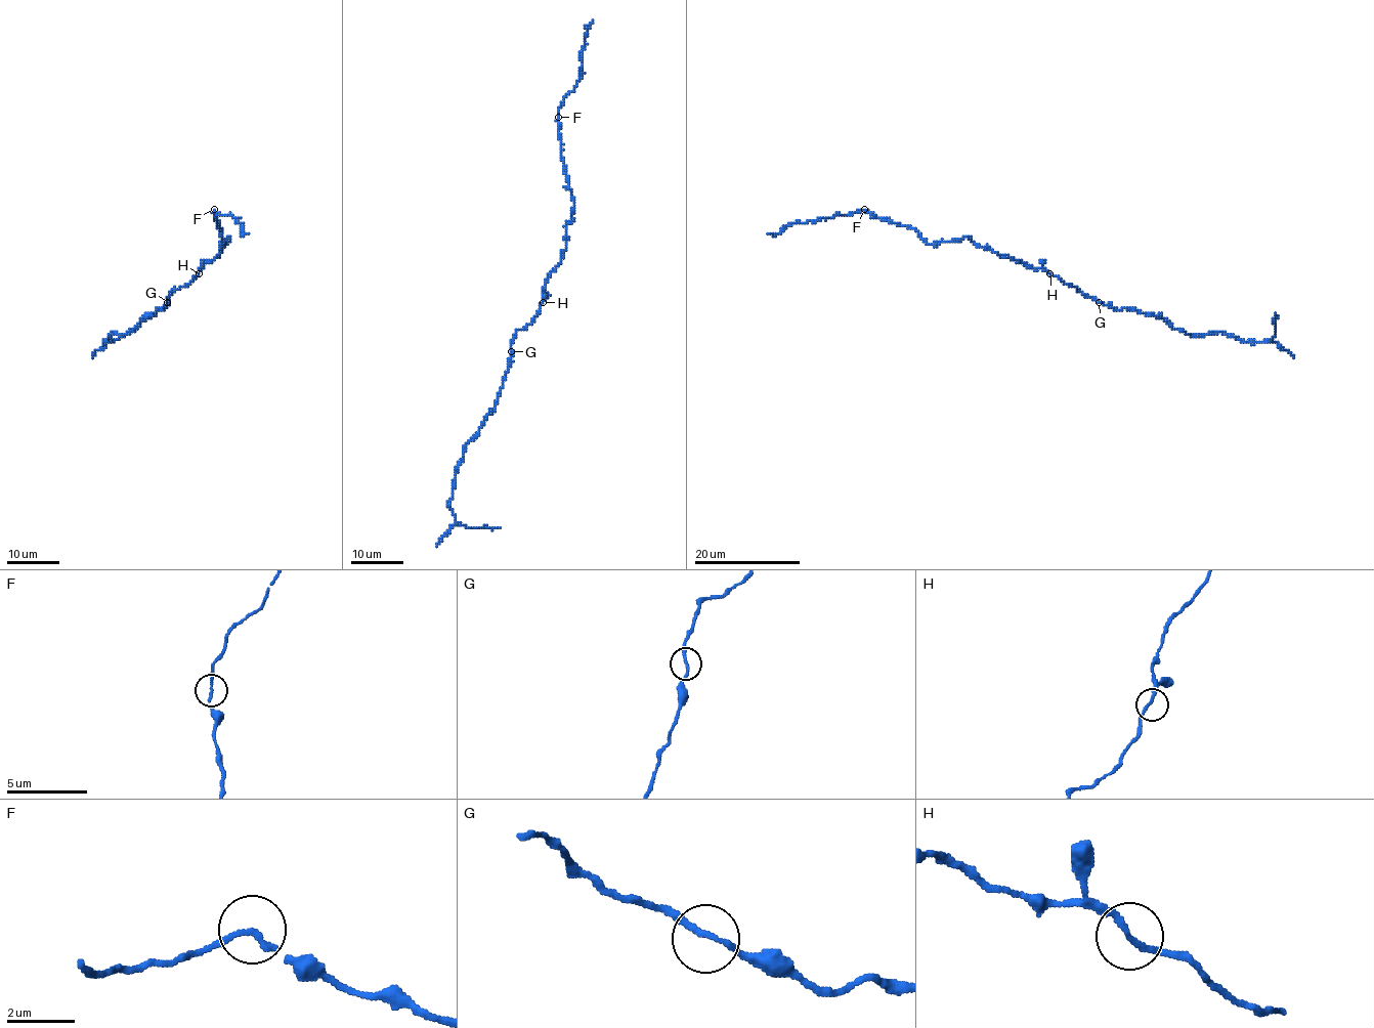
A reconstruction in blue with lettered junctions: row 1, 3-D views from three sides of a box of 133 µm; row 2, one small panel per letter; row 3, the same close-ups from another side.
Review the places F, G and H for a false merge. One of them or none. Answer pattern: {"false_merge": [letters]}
{"false_merge": []}

